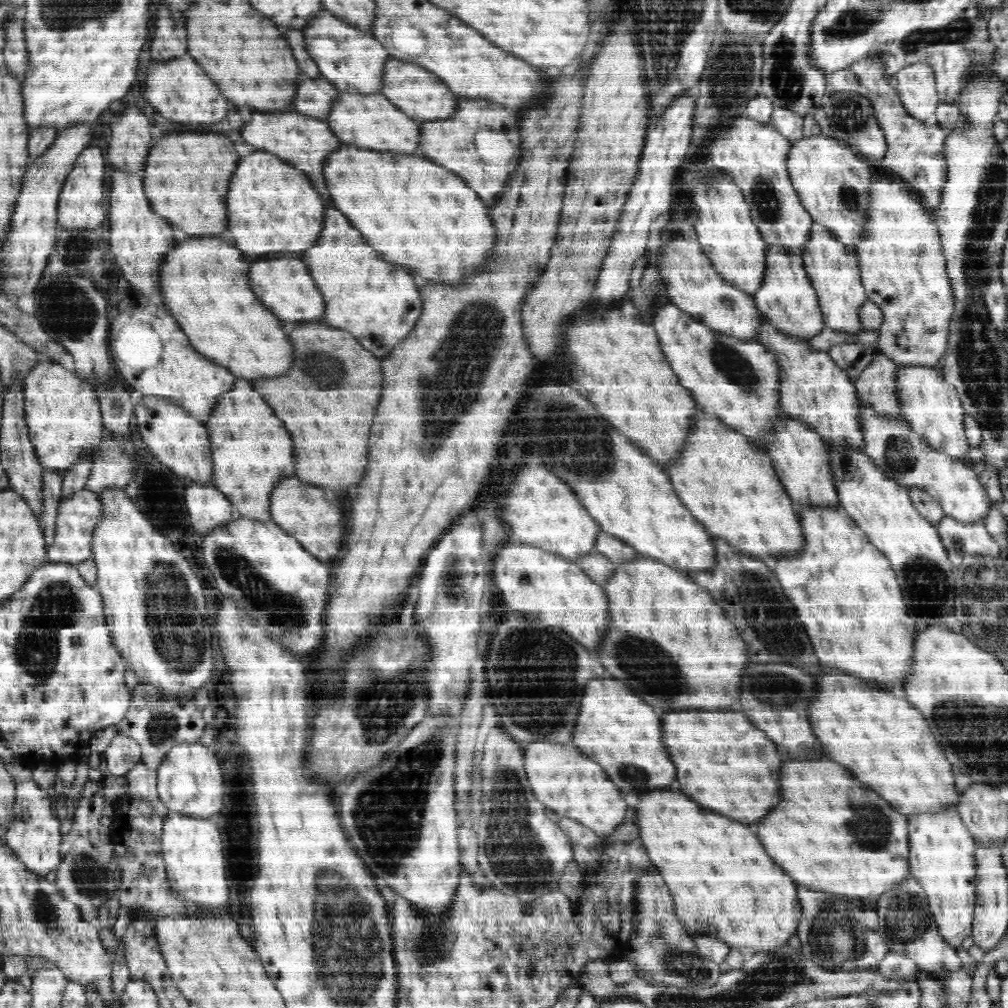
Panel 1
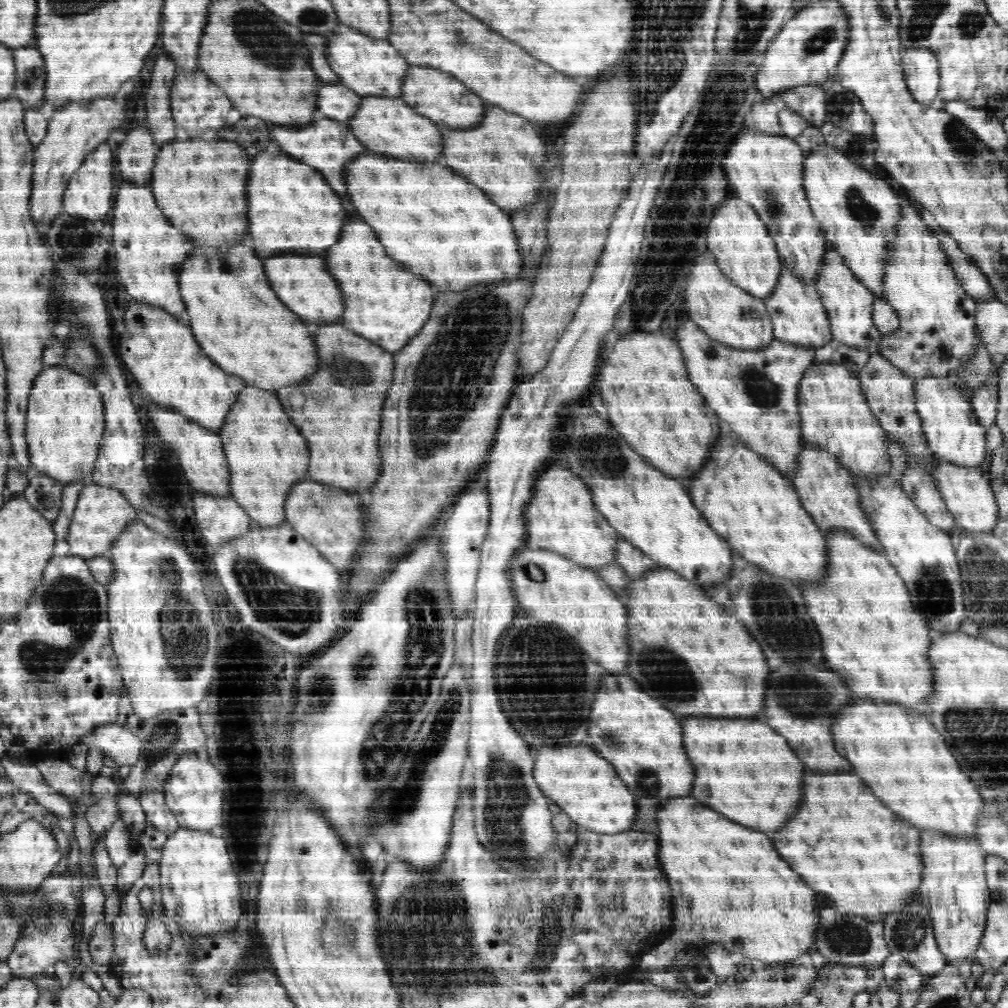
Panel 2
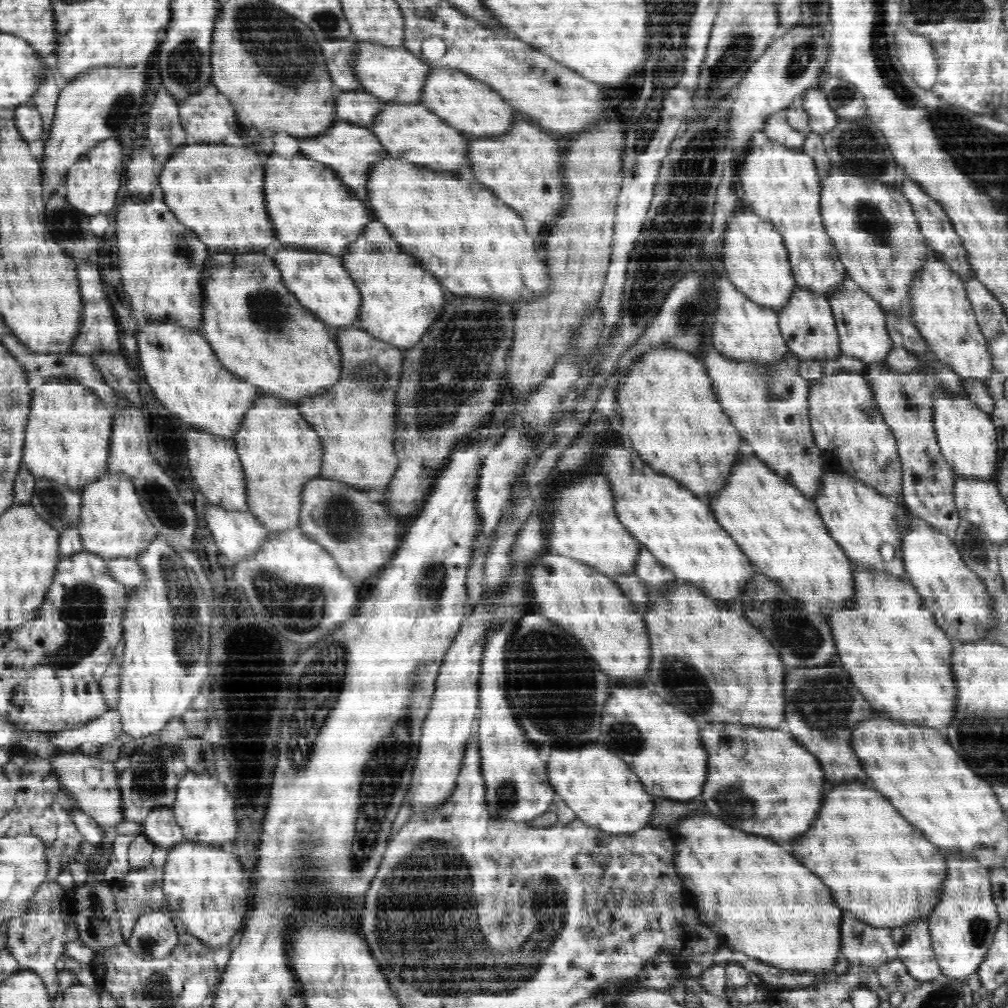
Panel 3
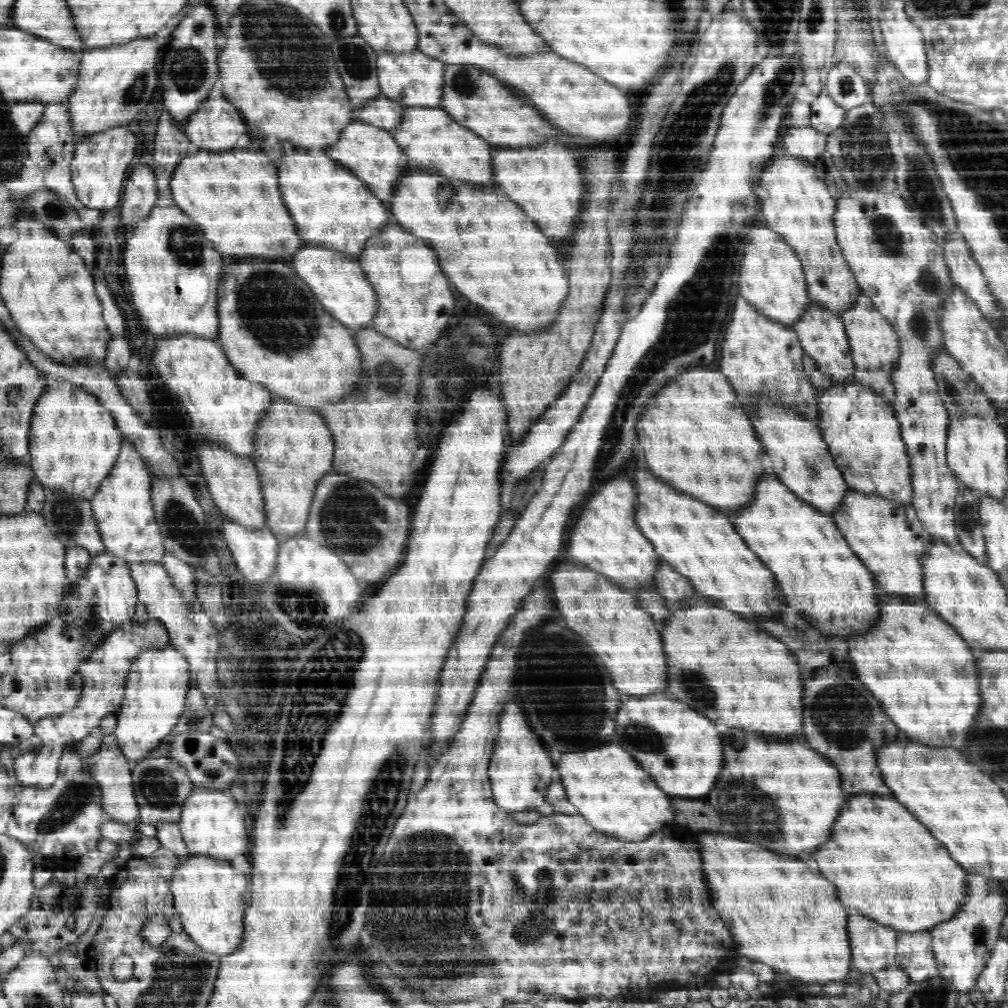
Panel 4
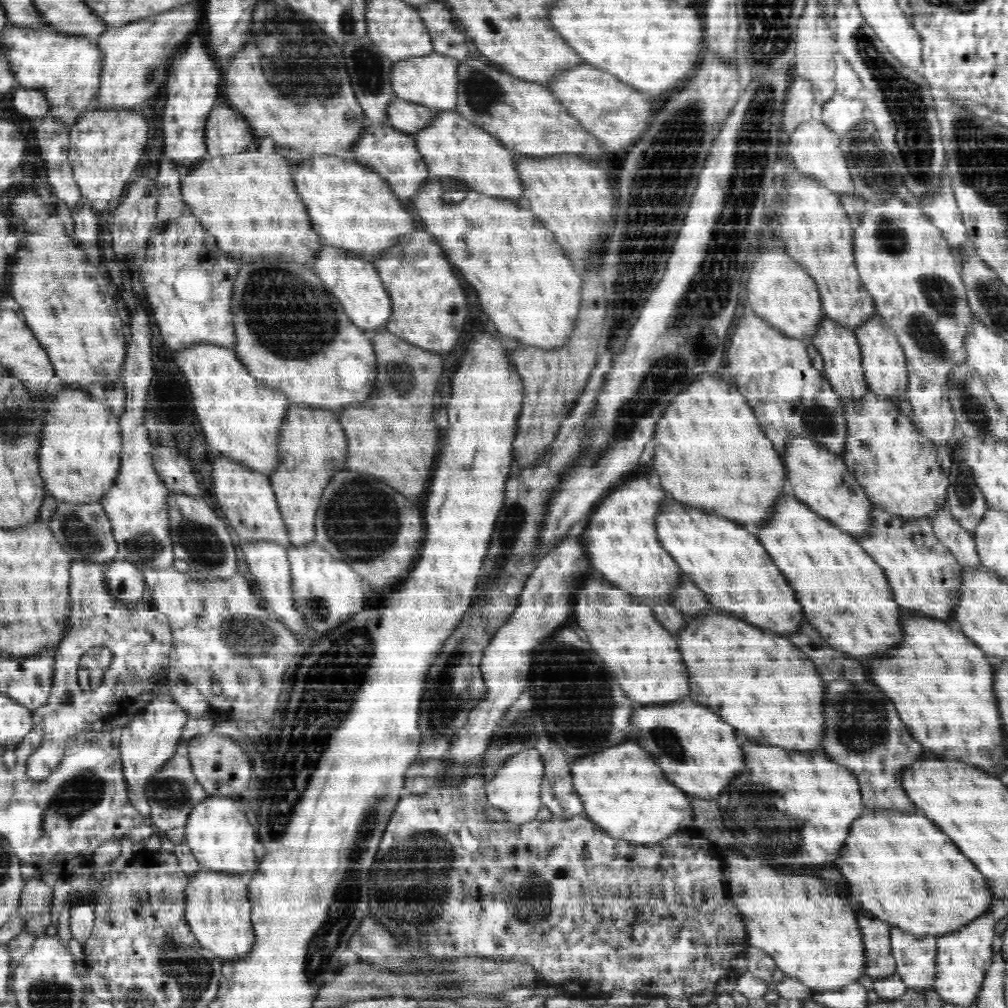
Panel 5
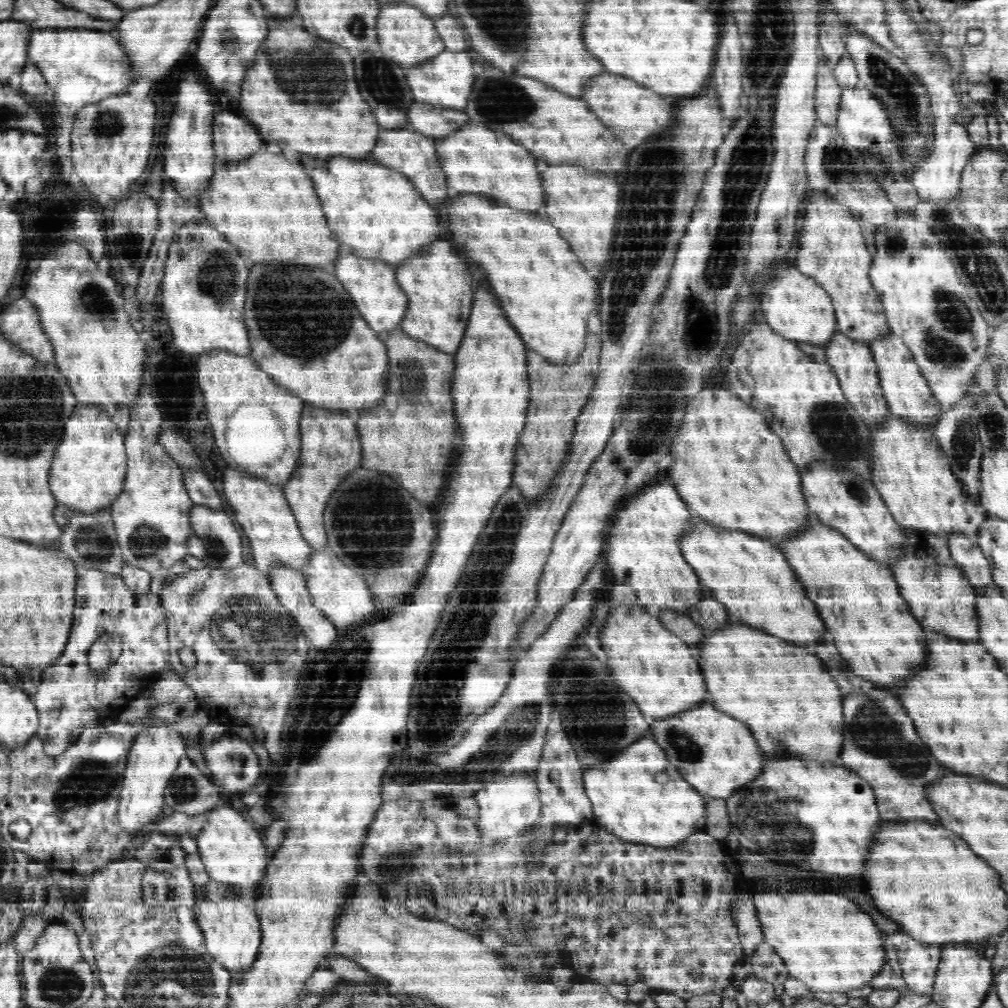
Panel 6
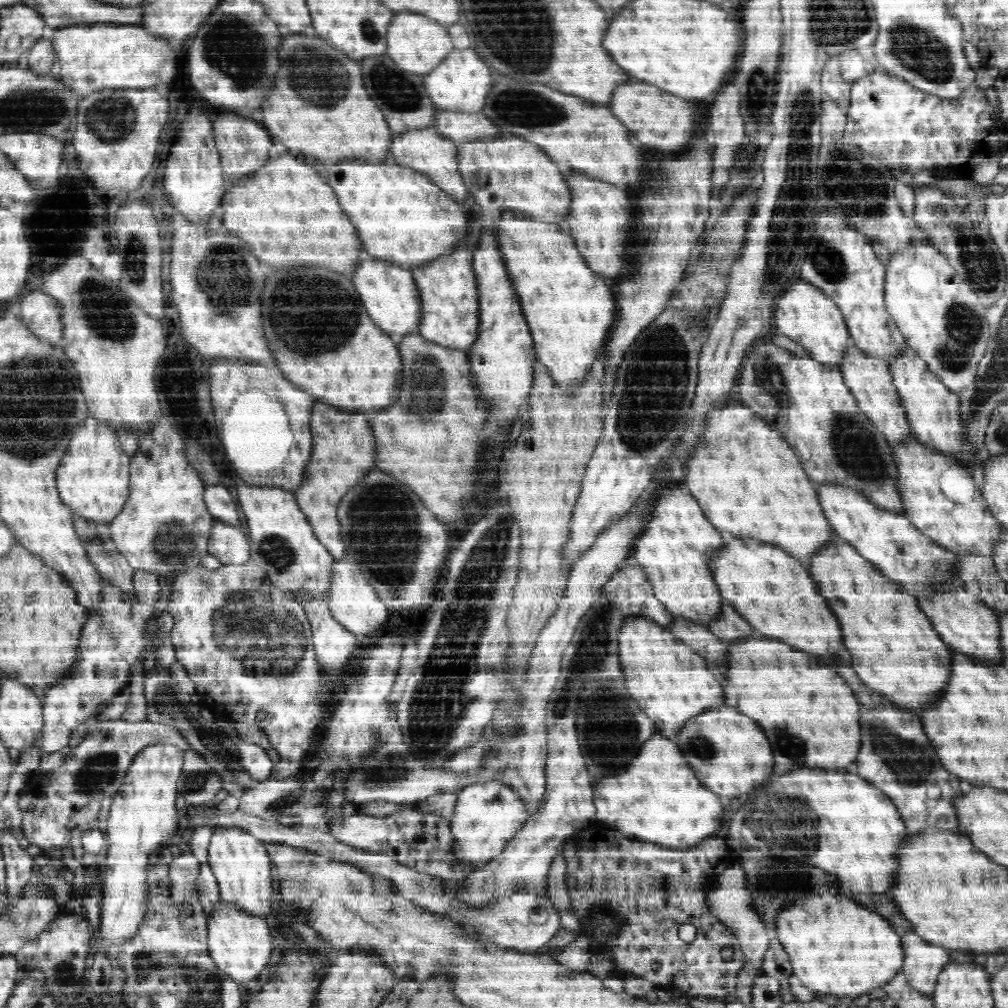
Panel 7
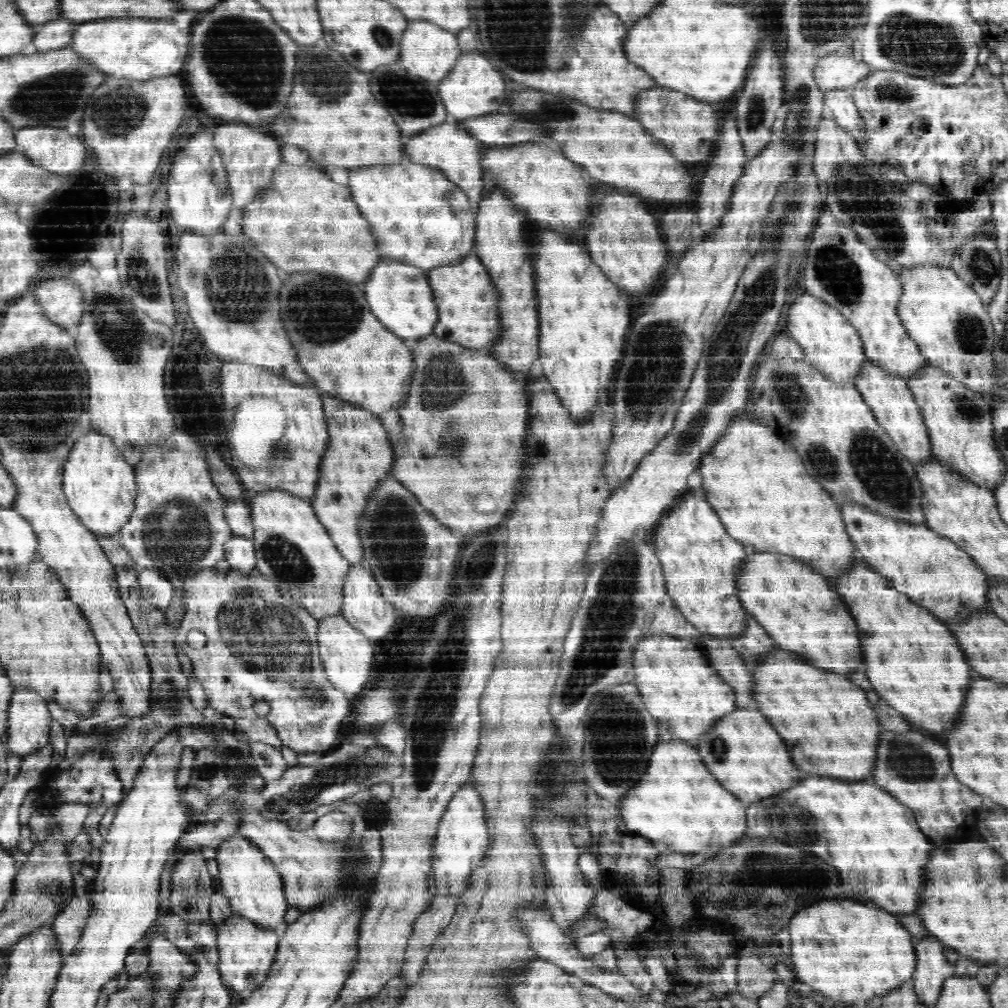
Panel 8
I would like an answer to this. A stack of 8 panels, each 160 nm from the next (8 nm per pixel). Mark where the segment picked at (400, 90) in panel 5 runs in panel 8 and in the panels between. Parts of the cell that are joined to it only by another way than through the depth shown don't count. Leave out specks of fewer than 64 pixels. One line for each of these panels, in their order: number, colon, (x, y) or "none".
6: (446, 81)
7: (462, 83)
8: (475, 88)

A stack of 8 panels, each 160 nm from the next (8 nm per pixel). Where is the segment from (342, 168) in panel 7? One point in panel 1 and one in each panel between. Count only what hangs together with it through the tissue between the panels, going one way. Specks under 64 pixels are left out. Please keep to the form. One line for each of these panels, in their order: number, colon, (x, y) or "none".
1: (272, 207)
2: (291, 208)
3: (311, 208)
4: (331, 209)
5: (352, 206)
6: (377, 211)

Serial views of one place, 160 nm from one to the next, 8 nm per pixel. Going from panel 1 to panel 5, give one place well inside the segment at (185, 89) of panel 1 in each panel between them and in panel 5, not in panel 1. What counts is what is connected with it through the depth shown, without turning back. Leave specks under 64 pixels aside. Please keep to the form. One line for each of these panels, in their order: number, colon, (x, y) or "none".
2: (198, 104)
3: (208, 116)
4: (217, 125)
5: (228, 133)

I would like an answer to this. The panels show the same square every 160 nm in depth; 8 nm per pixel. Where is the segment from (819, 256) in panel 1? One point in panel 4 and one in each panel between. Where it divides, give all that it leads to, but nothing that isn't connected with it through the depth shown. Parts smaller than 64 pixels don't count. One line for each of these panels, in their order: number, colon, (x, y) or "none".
2: (848, 303)
3: (862, 324)
4: (874, 344)

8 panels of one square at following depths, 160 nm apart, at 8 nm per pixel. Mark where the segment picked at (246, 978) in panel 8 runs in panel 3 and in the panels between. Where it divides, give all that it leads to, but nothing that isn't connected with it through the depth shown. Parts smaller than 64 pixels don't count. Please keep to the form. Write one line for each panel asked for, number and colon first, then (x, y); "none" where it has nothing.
3: (203, 886)
4: (207, 893)
5: (217, 910)
6: (232, 933)
7: (241, 945)

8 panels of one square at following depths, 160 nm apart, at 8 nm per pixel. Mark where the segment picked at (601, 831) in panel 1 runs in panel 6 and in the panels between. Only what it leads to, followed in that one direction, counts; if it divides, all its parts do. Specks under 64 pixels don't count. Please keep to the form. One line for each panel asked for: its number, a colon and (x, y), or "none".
2: (585, 787)
3: (604, 793)
4: (610, 790)
5: (624, 792)
6: (639, 796)

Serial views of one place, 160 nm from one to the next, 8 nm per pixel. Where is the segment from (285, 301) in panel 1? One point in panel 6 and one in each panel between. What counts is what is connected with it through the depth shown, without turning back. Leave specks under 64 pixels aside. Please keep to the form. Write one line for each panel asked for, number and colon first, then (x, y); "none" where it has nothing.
2: (303, 282)
3: (319, 281)
4: (338, 282)
5: (354, 282)
6: (373, 288)

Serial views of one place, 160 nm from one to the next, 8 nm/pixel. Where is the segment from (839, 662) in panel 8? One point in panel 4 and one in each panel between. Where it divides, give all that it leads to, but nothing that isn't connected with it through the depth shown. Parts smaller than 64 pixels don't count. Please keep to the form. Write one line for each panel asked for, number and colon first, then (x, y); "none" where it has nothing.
4: (698, 542)
5: (722, 558)
6: (749, 576)
7: (773, 591)

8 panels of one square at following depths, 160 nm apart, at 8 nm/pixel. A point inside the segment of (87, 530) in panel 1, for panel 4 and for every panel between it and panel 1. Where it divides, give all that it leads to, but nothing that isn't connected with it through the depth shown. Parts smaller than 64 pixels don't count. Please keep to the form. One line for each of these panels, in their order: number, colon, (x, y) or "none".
2: (102, 514)
3: (112, 523)
4: (122, 507)

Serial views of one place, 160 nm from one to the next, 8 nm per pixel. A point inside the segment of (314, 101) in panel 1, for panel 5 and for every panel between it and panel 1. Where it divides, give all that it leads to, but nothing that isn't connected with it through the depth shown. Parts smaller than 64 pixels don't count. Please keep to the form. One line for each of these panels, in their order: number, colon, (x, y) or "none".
2: (338, 102)
3: (360, 107)
4: (381, 111)
5: (409, 117)

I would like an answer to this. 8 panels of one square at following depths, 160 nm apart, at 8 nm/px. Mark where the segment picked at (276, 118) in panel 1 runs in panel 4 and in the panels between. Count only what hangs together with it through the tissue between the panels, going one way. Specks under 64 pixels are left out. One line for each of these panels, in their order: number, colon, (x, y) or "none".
2: (326, 144)
3: (350, 150)
4: (370, 152)

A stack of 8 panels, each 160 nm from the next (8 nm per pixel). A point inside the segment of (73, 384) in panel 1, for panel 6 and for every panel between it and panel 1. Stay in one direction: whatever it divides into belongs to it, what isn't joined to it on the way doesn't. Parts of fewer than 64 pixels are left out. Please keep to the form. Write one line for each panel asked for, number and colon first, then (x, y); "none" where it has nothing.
2: (65, 423)
3: (67, 439)
4: (74, 442)
5: (79, 459)
6: (88, 471)

